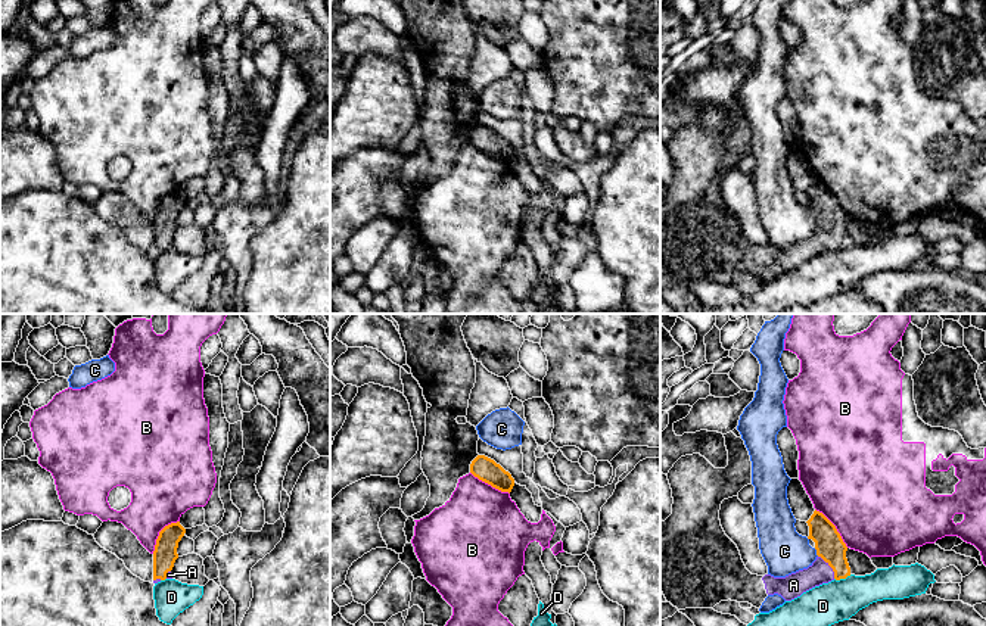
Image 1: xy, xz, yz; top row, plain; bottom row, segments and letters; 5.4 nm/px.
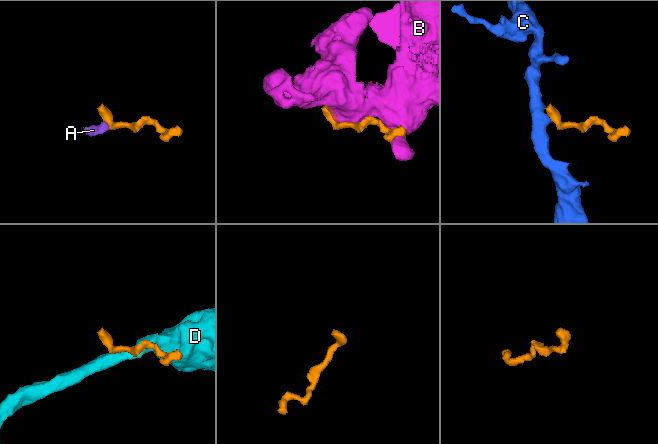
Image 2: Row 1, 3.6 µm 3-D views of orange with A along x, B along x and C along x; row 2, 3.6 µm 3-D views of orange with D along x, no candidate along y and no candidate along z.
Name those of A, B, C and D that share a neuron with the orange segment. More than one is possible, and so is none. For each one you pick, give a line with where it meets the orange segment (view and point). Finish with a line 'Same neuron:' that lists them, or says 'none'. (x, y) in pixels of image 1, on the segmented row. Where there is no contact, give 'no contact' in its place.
A: yz (830, 566)
Same neuron: A

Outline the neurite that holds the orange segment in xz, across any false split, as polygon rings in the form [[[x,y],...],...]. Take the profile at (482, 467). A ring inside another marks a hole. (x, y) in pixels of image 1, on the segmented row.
[[[478,455],[470,464],[470,473],[501,492],[511,492],[514,479],[494,460]]]

